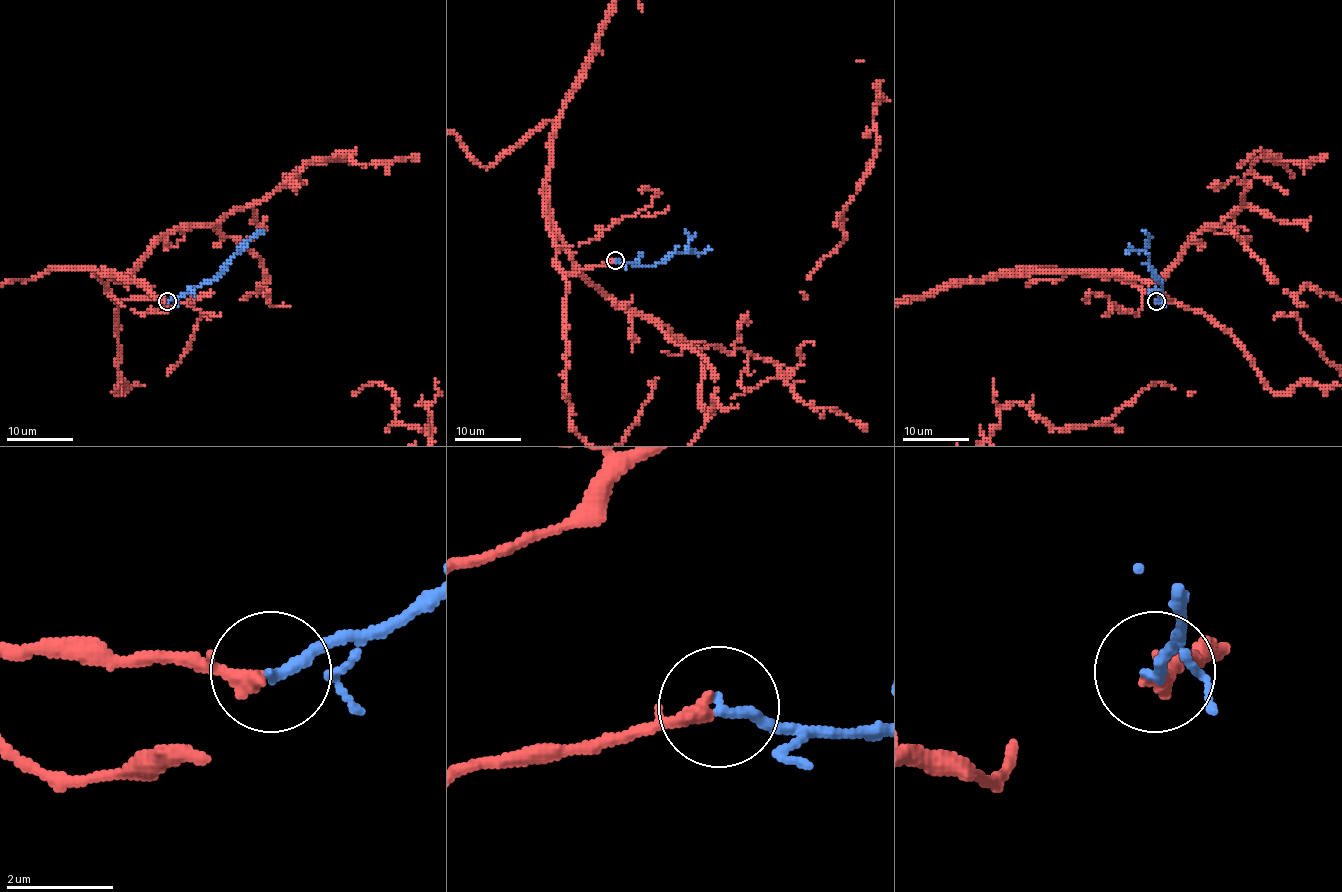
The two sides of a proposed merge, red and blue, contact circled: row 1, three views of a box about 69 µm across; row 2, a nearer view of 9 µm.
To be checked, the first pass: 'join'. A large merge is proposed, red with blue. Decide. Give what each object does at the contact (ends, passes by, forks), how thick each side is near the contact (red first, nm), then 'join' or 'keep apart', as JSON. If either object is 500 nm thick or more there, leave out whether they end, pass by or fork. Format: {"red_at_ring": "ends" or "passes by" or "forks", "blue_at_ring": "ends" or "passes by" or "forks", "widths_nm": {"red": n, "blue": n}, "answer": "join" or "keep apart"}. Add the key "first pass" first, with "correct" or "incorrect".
{"first pass": "correct", "red_at_ring": "ends", "blue_at_ring": "ends", "widths_nm": {"red": 320, "blue": 220}, "answer": "join"}

